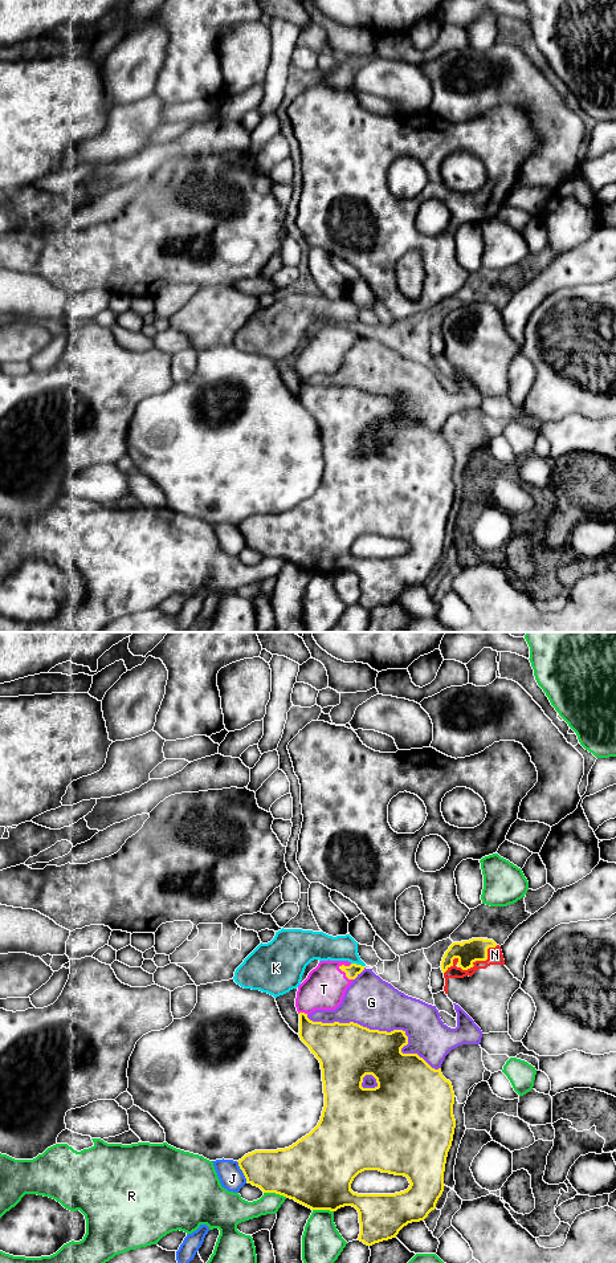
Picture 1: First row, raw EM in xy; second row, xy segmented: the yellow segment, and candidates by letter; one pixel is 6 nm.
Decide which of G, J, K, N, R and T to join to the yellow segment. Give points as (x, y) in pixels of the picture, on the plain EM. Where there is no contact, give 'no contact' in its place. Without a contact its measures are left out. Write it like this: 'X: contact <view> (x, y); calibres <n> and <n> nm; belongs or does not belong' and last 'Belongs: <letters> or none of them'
G: contact xy (384, 395); calibres 360 and 300 nm; does not belong
J: contact xy (243, 536); calibres 280 and 150 nm; does not belong
K: contact xy (358, 329); calibres 80 and 160 nm; does not belong
N: contact xy (481, 324); calibres 140 and 100 nm; belongs
R: contact xy (276, 557); calibres 400 and 150 nm; does not belong
T: contact xy (346, 338); calibres 80 and 260 nm; belongs
Belongs: N, T

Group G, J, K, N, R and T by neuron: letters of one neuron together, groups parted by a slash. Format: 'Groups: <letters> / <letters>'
Groups: G / J / K / N T / R

